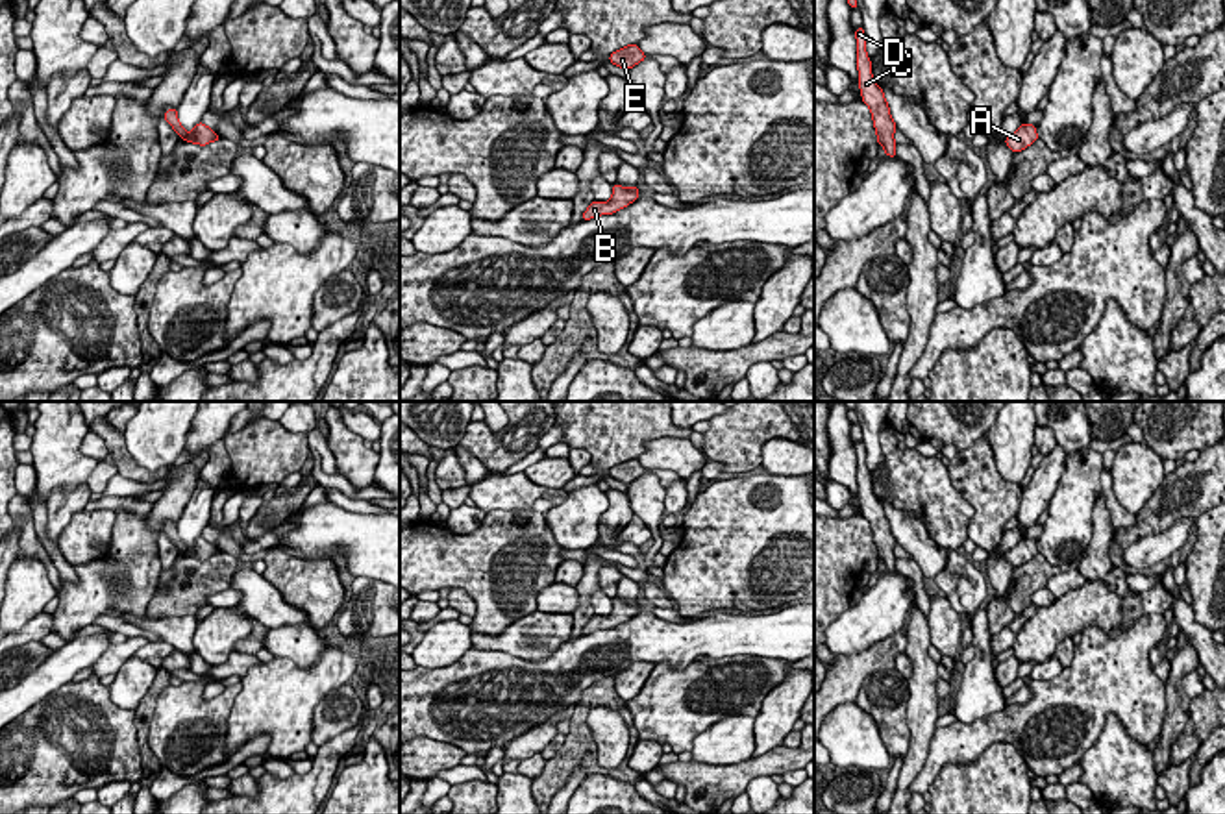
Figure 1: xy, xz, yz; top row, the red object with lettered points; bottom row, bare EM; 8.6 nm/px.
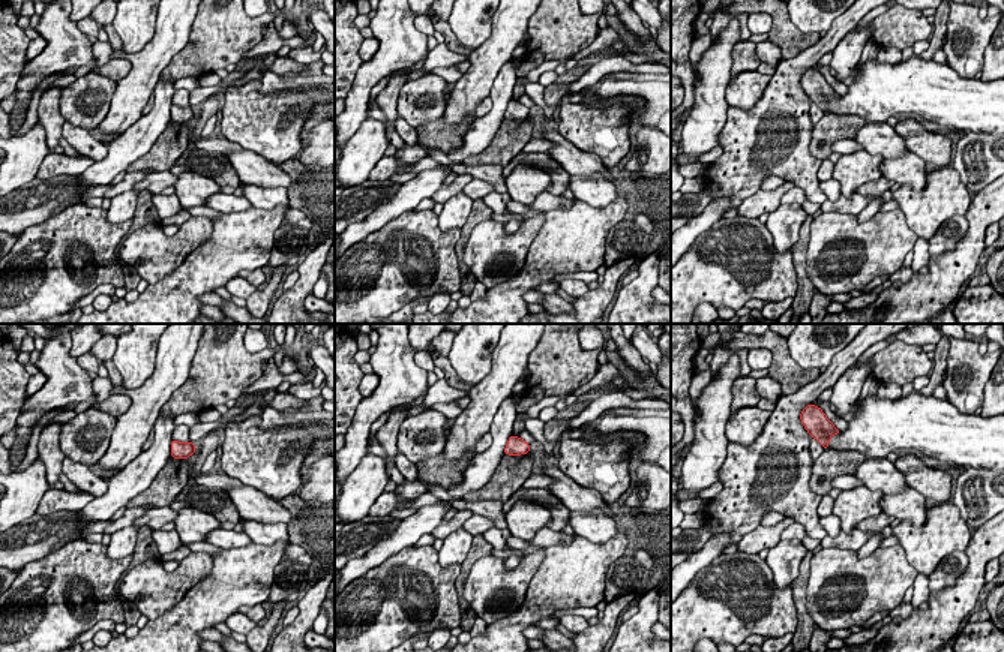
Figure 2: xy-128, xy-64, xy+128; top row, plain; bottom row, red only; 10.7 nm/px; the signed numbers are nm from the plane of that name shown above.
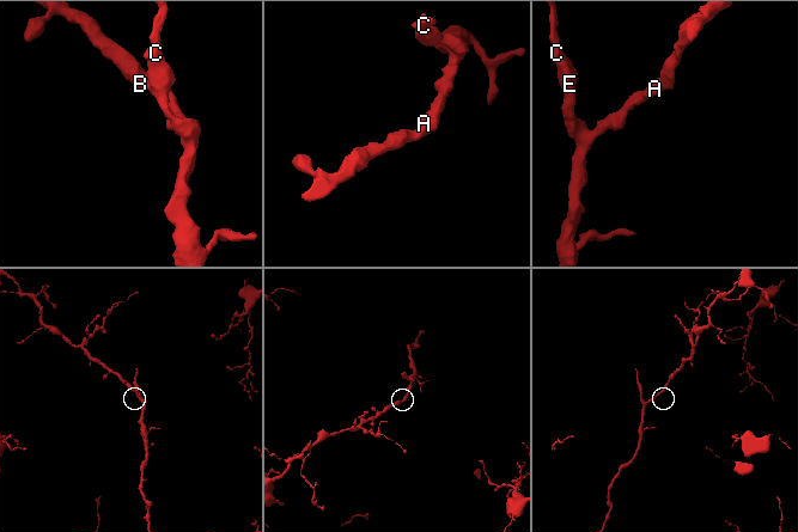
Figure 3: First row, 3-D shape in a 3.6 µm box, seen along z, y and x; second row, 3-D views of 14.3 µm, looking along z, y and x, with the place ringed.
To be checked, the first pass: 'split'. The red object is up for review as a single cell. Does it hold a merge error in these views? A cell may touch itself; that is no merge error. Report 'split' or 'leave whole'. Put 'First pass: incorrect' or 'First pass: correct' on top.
First pass: incorrect
leave whole

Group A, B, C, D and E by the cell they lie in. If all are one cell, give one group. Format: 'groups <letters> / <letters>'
groups A B C D E

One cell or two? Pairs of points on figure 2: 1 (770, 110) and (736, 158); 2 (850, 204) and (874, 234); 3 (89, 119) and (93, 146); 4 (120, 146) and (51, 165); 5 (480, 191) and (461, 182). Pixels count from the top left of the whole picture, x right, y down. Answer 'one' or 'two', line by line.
1: one
2: two
3: two
4: two
5: two

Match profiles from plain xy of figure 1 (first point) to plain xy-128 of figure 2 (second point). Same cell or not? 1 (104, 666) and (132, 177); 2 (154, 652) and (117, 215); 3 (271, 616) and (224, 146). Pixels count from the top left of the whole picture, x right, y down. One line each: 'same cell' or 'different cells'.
1: same cell
2: different cells
3: different cells

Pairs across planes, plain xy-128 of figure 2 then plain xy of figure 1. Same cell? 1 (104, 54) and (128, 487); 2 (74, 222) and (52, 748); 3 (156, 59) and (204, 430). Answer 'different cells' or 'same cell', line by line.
1: same cell
2: same cell
3: same cell

